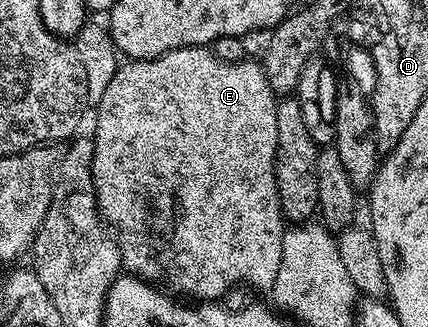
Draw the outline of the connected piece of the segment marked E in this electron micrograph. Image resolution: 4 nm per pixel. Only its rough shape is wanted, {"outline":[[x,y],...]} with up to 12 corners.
{"outline":[[205,47],[118,67],[93,182],[132,276],[272,290],[278,98]]}

